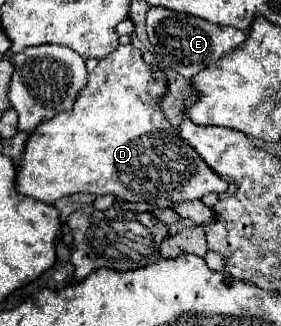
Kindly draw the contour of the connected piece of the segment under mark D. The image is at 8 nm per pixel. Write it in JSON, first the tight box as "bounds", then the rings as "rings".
{"bounds":[16,45,228,209],"rings":[[[118,45],[118,49],[110,53],[110,57],[100,59],[96,71],[88,75],[88,85],[74,103],[74,109],[40,123],[28,137],[24,161],[16,177],[18,191],[44,203],[54,203],[74,193],[92,193],[114,195],[128,203],[146,203],[158,209],[172,209],[184,201],[198,201],[208,193],[226,193],[228,183],[198,157],[194,147],[182,141],[164,117],[160,99],[164,99],[166,93],[168,83],[164,79],[154,79],[154,69],[144,63],[142,53],[134,45]]]}

